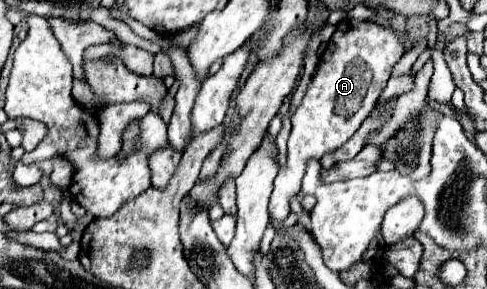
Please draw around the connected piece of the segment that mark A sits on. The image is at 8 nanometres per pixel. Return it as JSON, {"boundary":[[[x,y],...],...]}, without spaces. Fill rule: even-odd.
{"boundary":[[[348,22],[336,26],[334,36],[324,50],[318,70],[308,84],[308,92],[292,116],[292,132],[288,138],[288,156],[280,168],[272,198],[269,201],[271,218],[284,221],[290,214],[290,202],[300,194],[302,178],[308,160],[320,160],[324,154],[338,150],[350,140],[358,126],[372,112],[378,96],[386,88],[392,66],[400,60],[402,46],[394,30],[386,30],[376,22]]]}

